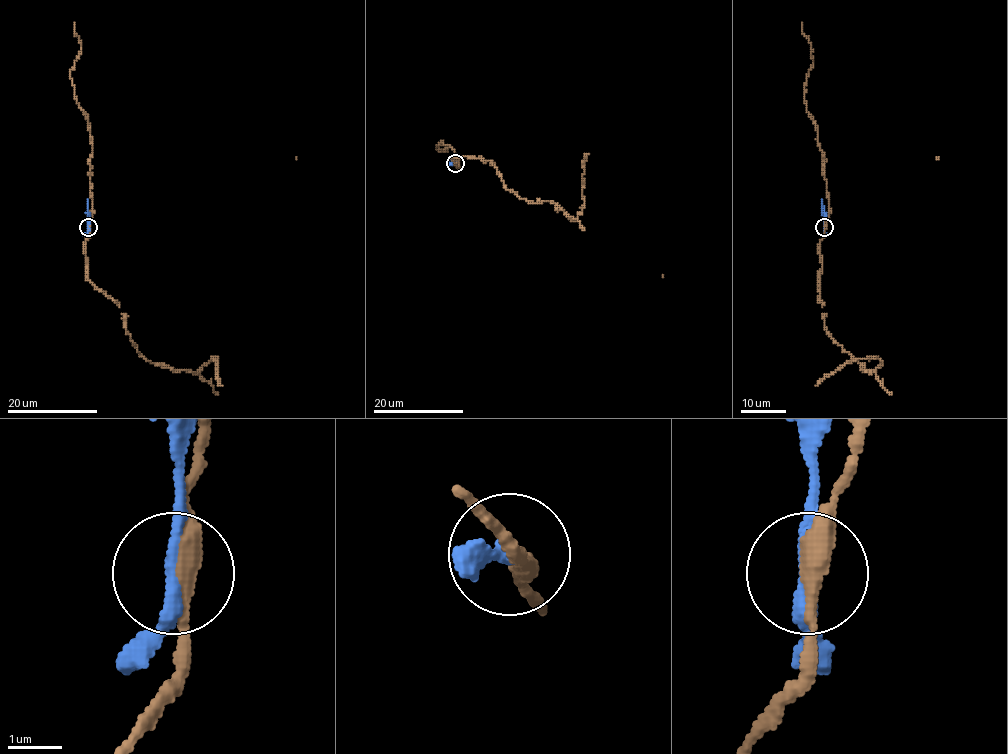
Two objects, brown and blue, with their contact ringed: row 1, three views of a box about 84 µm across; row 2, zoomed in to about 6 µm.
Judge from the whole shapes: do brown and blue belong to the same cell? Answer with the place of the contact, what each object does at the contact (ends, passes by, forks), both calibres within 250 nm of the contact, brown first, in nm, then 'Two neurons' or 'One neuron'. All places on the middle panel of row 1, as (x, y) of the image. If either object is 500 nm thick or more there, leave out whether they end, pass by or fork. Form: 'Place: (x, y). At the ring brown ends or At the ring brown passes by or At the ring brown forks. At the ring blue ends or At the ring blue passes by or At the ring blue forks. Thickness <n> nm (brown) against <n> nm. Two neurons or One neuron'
Place: (455, 163). At the ring brown passes by. At the ring blue passes by. Thickness 360 nm (brown) against 240 nm. Two neurons

